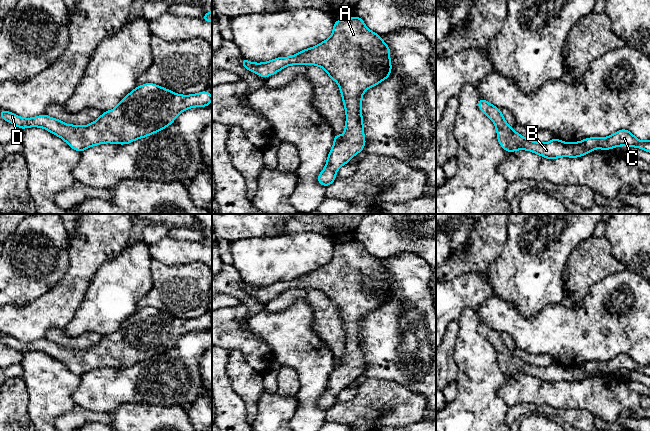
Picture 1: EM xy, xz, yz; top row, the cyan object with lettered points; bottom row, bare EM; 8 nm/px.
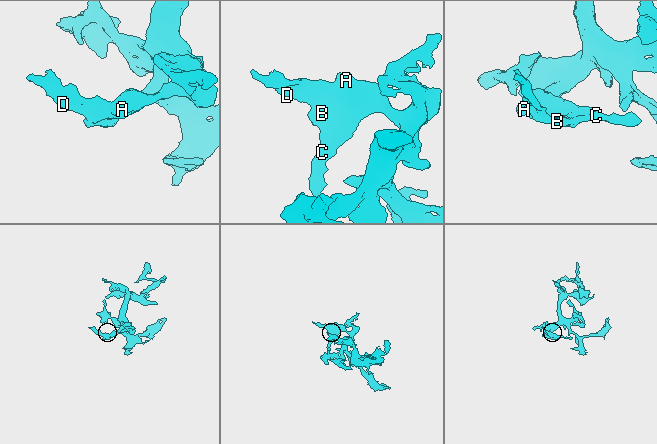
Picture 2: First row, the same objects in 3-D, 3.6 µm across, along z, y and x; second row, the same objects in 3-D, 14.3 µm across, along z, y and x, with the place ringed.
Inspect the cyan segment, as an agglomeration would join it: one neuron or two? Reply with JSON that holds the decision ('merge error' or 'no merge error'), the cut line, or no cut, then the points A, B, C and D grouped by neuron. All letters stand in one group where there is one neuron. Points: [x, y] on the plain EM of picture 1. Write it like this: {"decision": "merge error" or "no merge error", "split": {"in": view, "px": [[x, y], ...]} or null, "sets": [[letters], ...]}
{"decision": "no merge error", "split": null, "sets": [["A", "B", "C", "D"]]}

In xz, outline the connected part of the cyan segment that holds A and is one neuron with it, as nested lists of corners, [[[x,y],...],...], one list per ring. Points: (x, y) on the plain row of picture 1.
[[[357,240],[346,244],[336,244],[333,257],[327,264],[291,281],[278,281],[264,287],[253,287],[243,282],[241,288],[248,295],[263,302],[289,289],[311,288],[323,292],[329,301],[337,306],[345,330],[346,348],[343,359],[334,359],[334,368],[327,381],[326,390],[317,402],[318,406],[326,411],[334,406],[338,393],[364,373],[366,364],[362,343],[362,320],[367,313],[388,302],[392,293],[390,272],[380,259],[369,254],[364,245]]]

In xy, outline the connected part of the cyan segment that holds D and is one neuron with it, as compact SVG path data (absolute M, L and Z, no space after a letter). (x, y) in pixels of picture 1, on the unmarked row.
M146 307L136 311L114 333L102 337L96 345L86 350L65 348L46 338L23 342L0 334L0 341L21 353L46 353L62 362L72 373L82 376L98 368L124 369L147 361L171 349L186 333L209 330L211 325L212 319L207 315L180 319Z

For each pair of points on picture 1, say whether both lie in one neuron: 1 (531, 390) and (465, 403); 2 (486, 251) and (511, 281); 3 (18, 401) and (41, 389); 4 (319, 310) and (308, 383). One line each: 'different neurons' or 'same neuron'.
1: different neurons
2: different neurons
3: different neurons
4: different neurons

